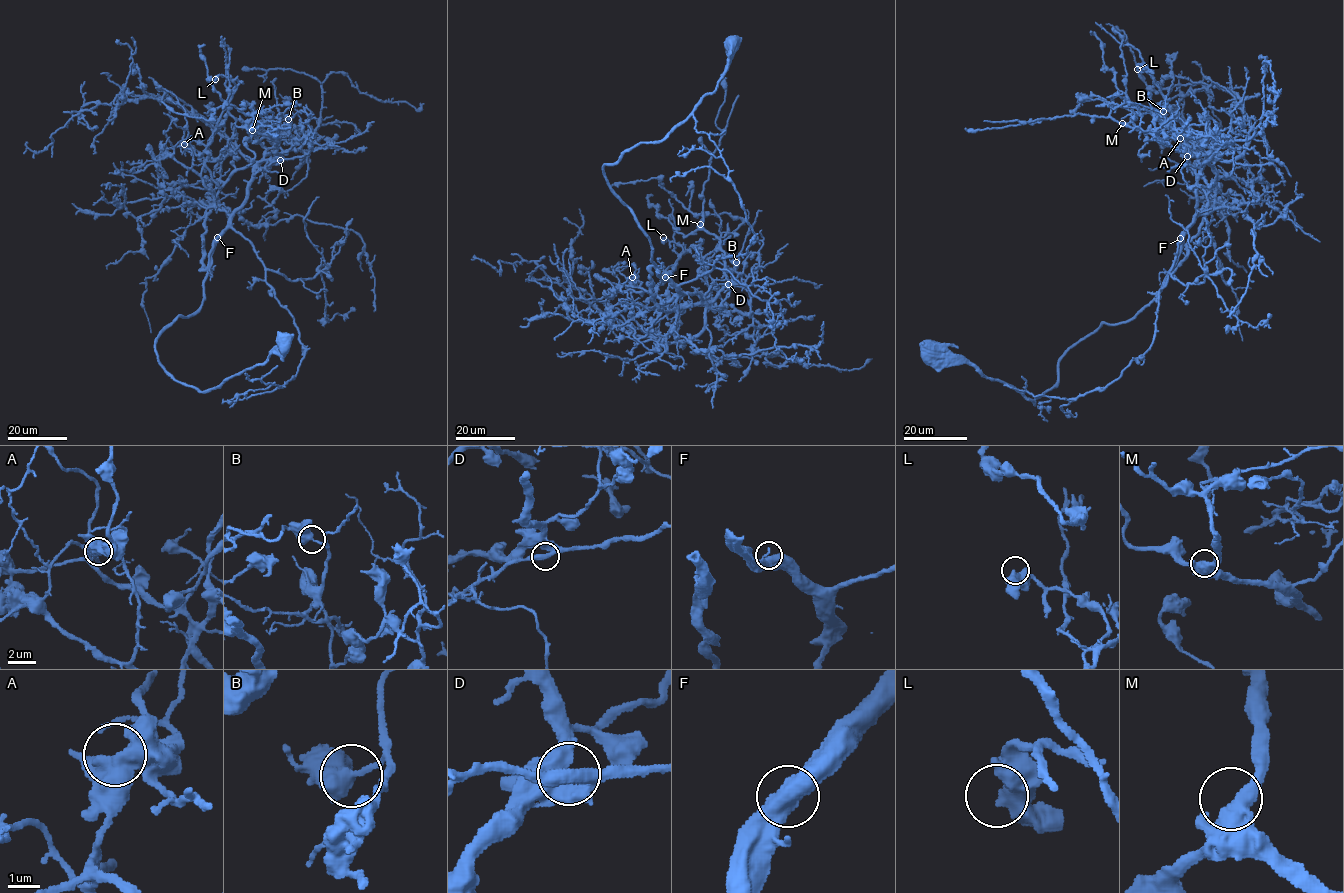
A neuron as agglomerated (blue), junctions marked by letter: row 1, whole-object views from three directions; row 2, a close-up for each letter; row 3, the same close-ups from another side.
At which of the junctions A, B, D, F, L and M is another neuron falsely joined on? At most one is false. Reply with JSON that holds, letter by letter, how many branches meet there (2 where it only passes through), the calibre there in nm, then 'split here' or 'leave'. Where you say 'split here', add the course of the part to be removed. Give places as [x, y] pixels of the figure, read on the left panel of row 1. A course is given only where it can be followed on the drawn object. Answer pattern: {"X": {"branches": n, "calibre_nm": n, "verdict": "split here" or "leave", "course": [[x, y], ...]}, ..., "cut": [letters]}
{"A": {"branches": 2, "calibre_nm": 600, "verdict": "leave"}, "B": {"branches": 2, "calibre_nm": 500, "verdict": "leave"}, "D": {"branches": 2, "calibre_nm": 400, "verdict": "leave"}, "F": {"branches": 2, "calibre_nm": 600, "verdict": "leave"}, "L": {"branches": 2, "calibre_nm": 500, "verdict": "leave"}, "M": {"branches": 2, "calibre_nm": 500, "verdict": "leave"}, "cut": []}

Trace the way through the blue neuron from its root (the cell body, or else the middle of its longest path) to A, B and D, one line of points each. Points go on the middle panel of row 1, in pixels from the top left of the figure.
A: (732, 45), (716, 89), (685, 120), (603, 166), (648, 238), (657, 272), (677, 293), (663, 303), (632, 277)
B: (732, 45), (713, 92), (603, 173), (657, 272), (681, 292), (730, 285), (736, 263)
D: (732, 45), (716, 89), (685, 120), (603, 166), (663, 279), (703, 296), (728, 284)

